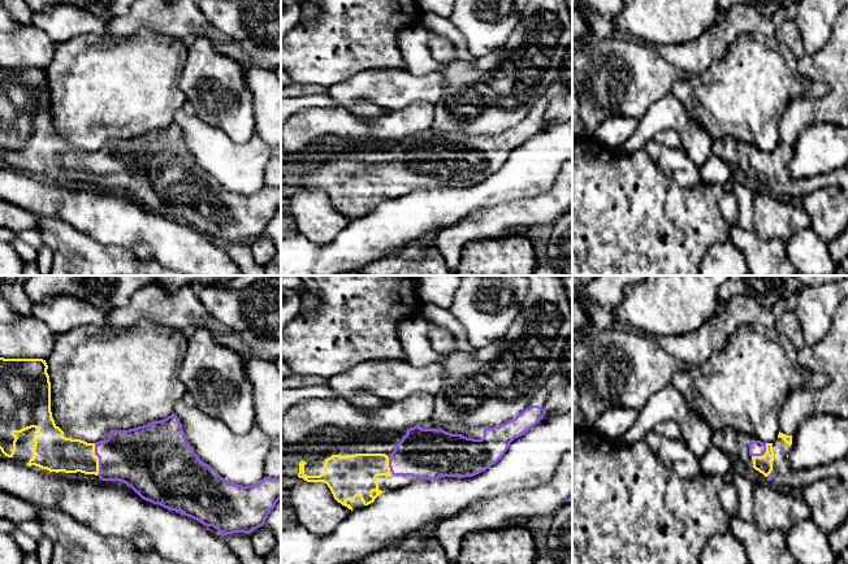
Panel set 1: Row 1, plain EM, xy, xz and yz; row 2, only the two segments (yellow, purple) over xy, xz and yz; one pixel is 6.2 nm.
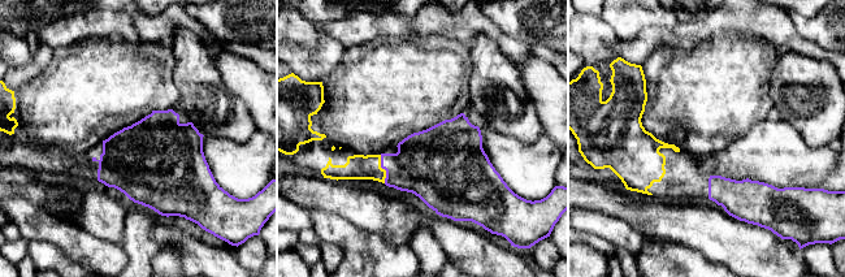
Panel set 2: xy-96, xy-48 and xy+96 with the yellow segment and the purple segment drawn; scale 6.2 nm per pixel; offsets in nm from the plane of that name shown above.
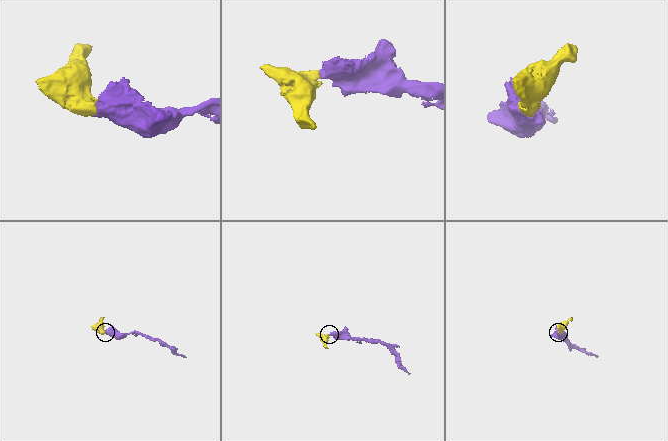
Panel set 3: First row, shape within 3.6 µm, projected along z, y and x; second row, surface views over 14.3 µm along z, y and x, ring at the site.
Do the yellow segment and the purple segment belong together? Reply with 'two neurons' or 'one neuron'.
one neuron

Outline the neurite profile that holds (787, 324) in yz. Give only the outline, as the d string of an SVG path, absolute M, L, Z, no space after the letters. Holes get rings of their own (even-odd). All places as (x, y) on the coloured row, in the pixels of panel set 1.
M784 311L780 313L773 327L780 335L787 337L797 351L805 346L801 324L795 312Z

